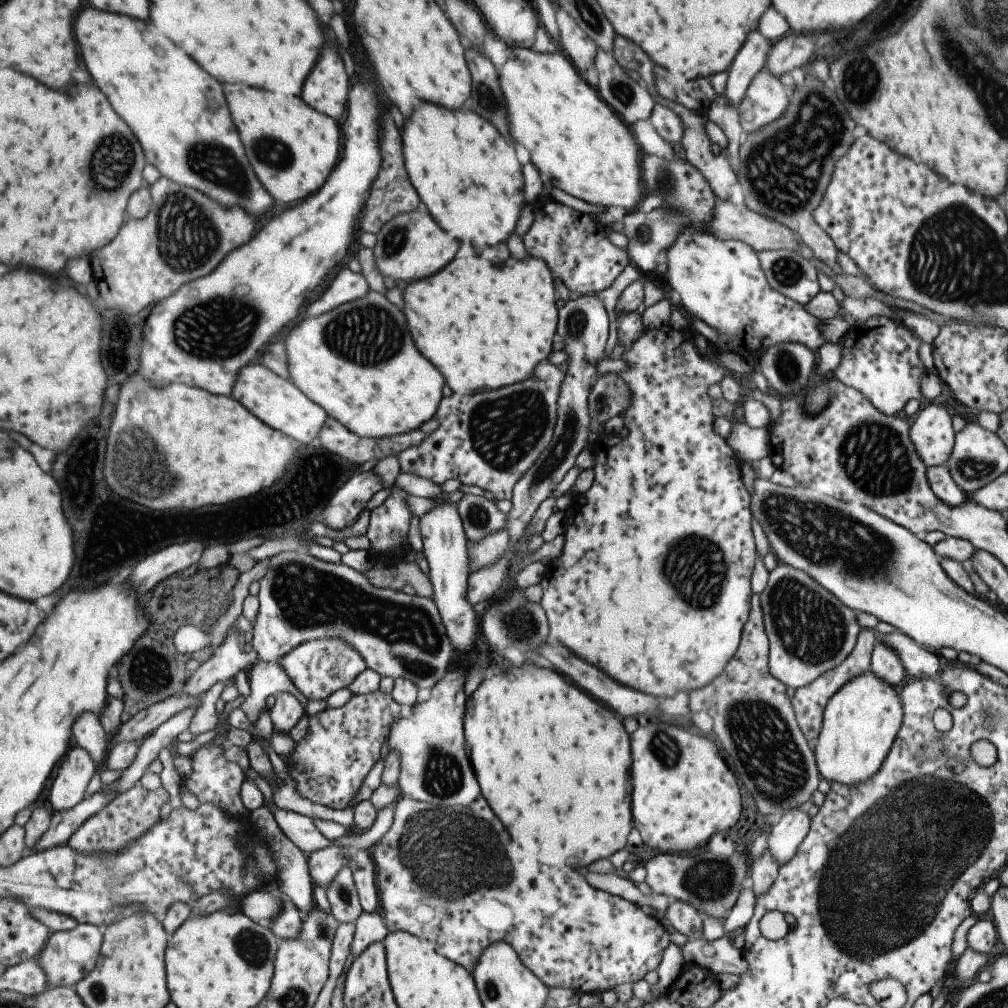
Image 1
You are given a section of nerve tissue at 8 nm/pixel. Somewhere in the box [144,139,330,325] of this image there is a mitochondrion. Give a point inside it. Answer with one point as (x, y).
(176, 217)

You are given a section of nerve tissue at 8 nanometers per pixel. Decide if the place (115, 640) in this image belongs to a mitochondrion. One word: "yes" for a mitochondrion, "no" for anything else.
no

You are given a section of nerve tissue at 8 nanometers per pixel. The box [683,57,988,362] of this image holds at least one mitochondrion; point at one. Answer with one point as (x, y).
(782, 170)

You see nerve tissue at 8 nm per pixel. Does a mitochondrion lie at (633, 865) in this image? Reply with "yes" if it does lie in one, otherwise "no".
no

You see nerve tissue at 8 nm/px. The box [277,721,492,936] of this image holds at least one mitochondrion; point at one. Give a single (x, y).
(440, 776)

